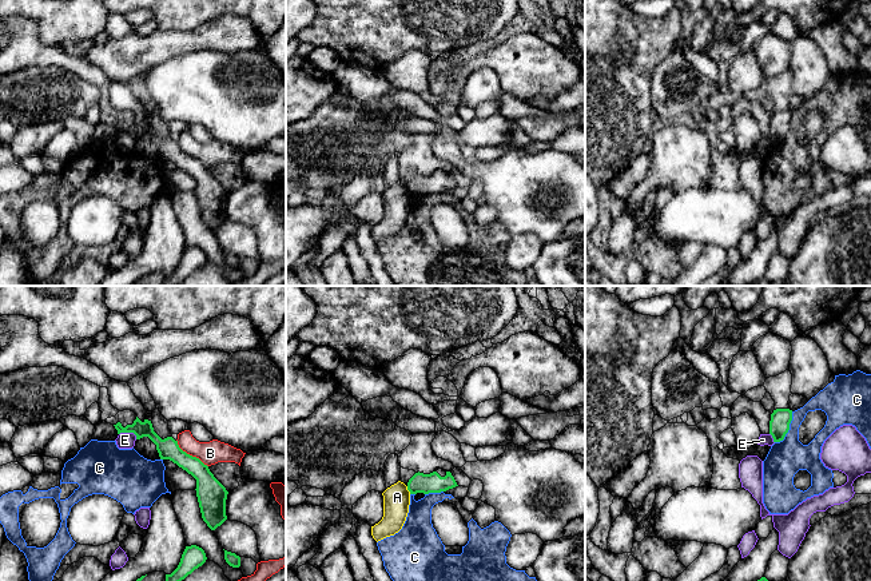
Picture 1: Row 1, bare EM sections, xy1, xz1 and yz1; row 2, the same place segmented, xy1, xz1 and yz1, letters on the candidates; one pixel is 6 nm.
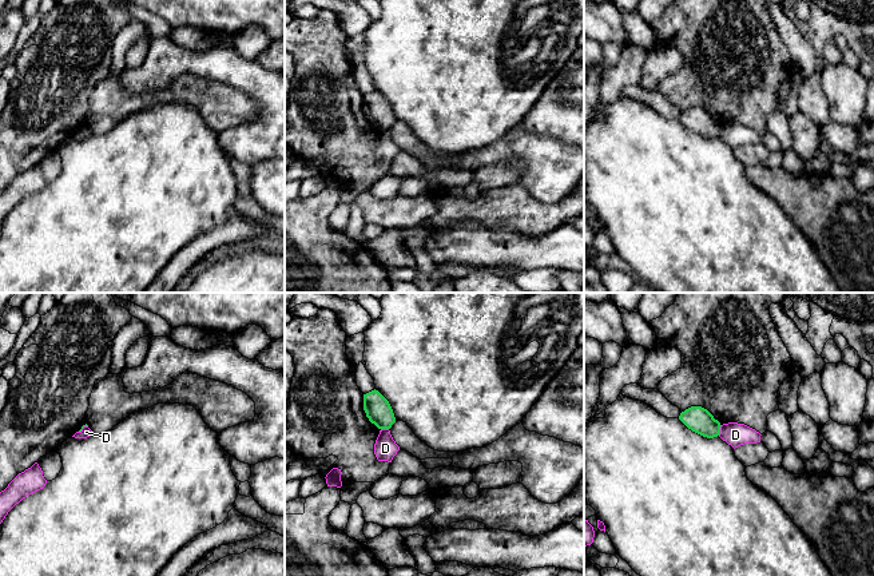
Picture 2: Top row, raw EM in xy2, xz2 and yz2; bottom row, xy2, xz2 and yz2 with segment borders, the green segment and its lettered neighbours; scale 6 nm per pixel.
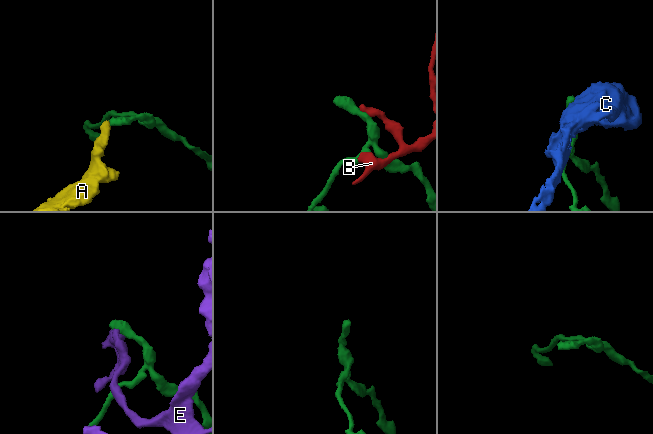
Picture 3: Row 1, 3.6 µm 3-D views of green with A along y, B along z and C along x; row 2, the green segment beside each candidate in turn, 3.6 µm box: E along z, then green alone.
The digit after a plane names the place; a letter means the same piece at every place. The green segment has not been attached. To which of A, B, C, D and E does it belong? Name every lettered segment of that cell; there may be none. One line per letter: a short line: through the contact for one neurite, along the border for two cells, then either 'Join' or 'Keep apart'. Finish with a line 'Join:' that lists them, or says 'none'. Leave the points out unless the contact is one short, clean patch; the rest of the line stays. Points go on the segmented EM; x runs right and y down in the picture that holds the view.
A: Line: xz1 (406, 486), (410, 493). Keep apart
B: Keep apart
C: Keep apart
D: Line: yz2 (722, 425), (718, 435). Keep apart
E: Line: xy1 (119, 434), (132, 433), (136, 438). Keep apart
Join: none

